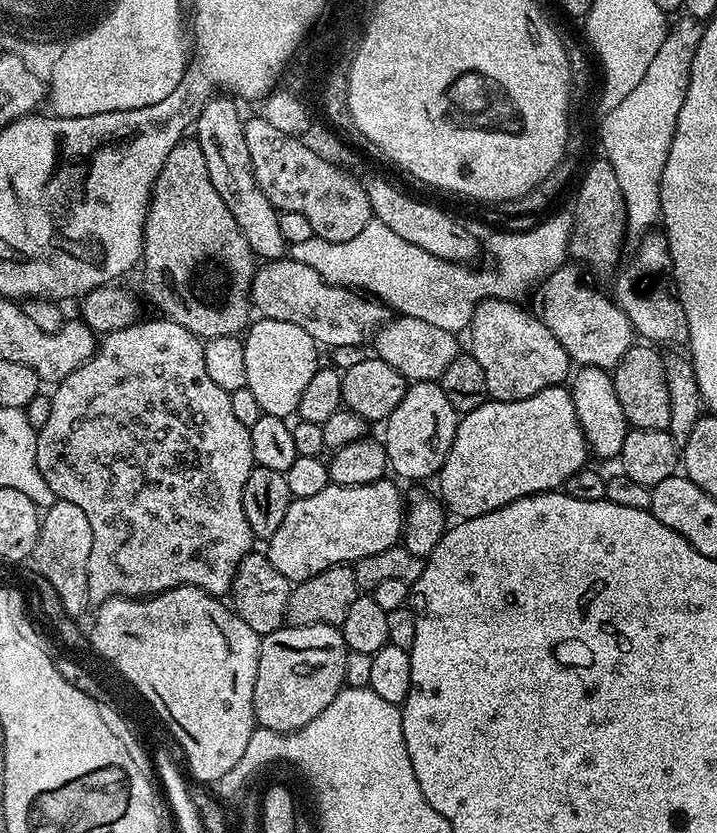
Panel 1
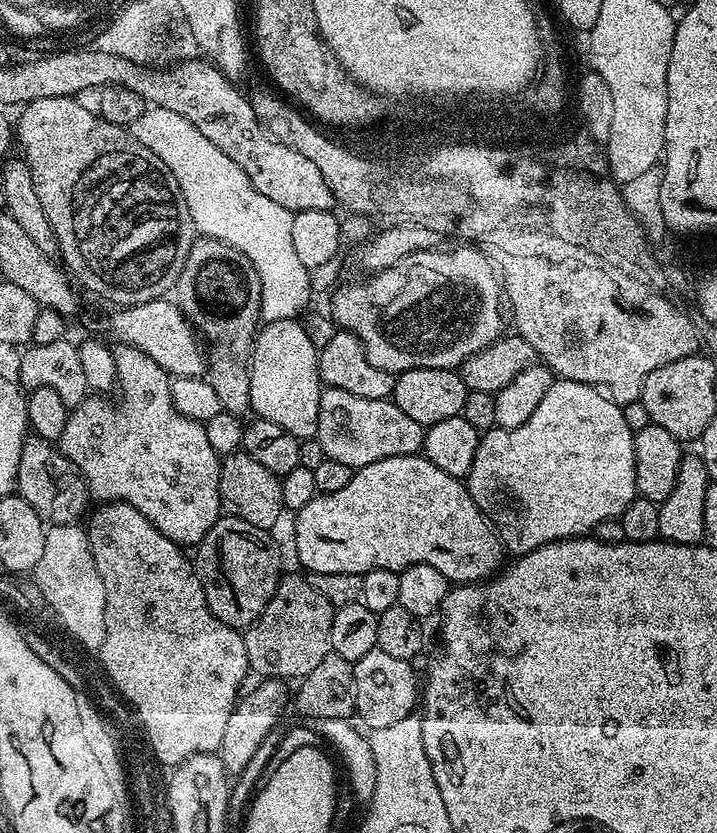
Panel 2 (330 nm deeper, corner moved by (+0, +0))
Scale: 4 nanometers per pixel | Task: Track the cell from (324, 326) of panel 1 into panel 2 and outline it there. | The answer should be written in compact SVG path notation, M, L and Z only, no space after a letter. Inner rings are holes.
M462 247L466 248L456 248L453 252L415 252L381 272L365 275L360 278L364 280L357 284L341 283L331 293L330 316L337 329L350 331L357 336L364 343L366 358L370 358L374 366L393 374L415 368L459 369L466 358L501 339L505 331L504 320L506 324L502 281L497 269L479 247Z

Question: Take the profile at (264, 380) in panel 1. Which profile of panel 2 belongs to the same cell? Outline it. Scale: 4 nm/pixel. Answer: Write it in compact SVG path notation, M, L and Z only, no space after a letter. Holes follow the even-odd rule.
M299 319L270 320L257 331L250 357L251 411L259 419L275 422L290 430L301 441L315 437L318 430L318 402L322 385L318 362L320 357Z

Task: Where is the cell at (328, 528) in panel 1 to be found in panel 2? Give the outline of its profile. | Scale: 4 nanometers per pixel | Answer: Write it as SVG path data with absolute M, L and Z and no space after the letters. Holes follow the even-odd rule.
M422 454L382 458L370 466L355 469L350 482L334 494L318 494L295 513L296 556L309 573L363 574L375 568L401 573L415 564L442 570L449 582L474 584L491 577L501 567L502 545L492 523L470 498L467 483L459 476L438 470Z

